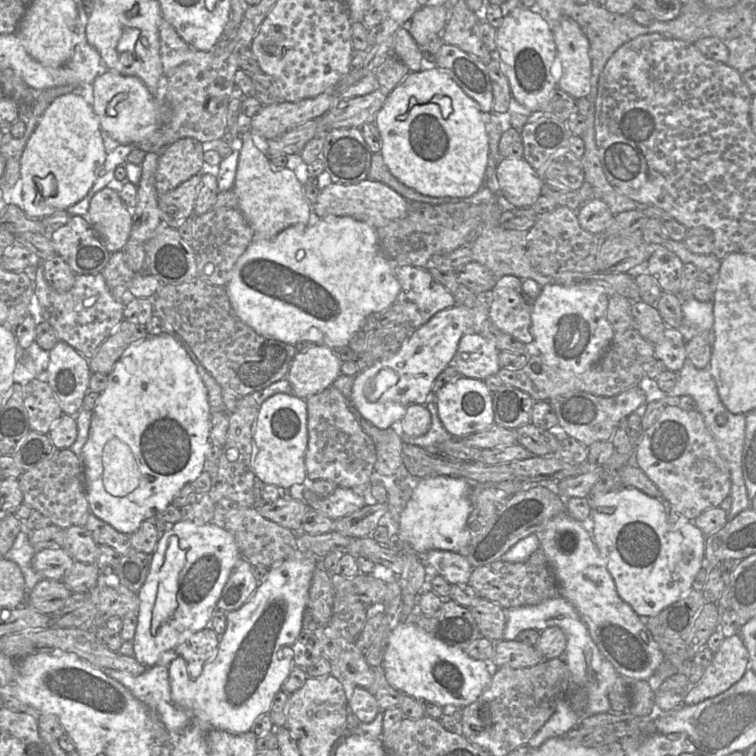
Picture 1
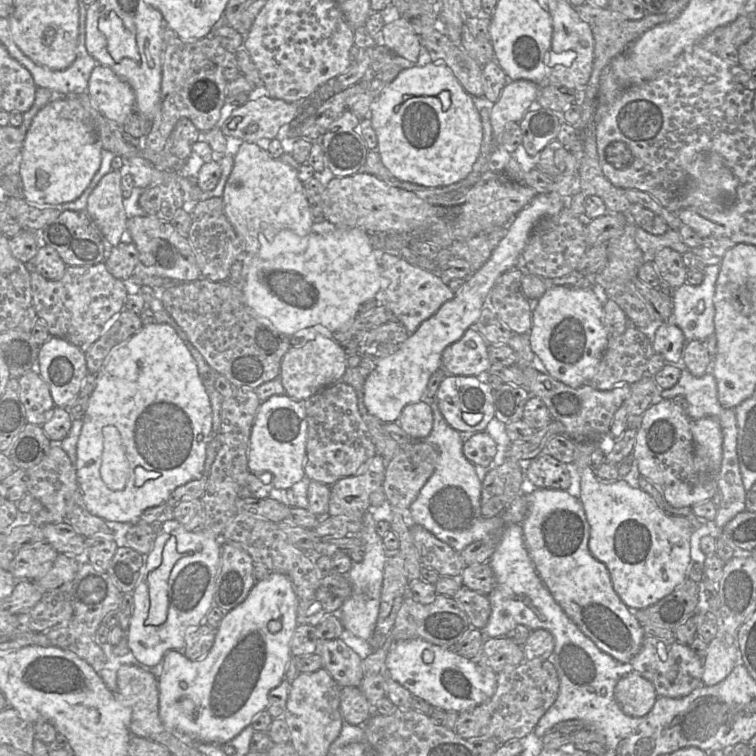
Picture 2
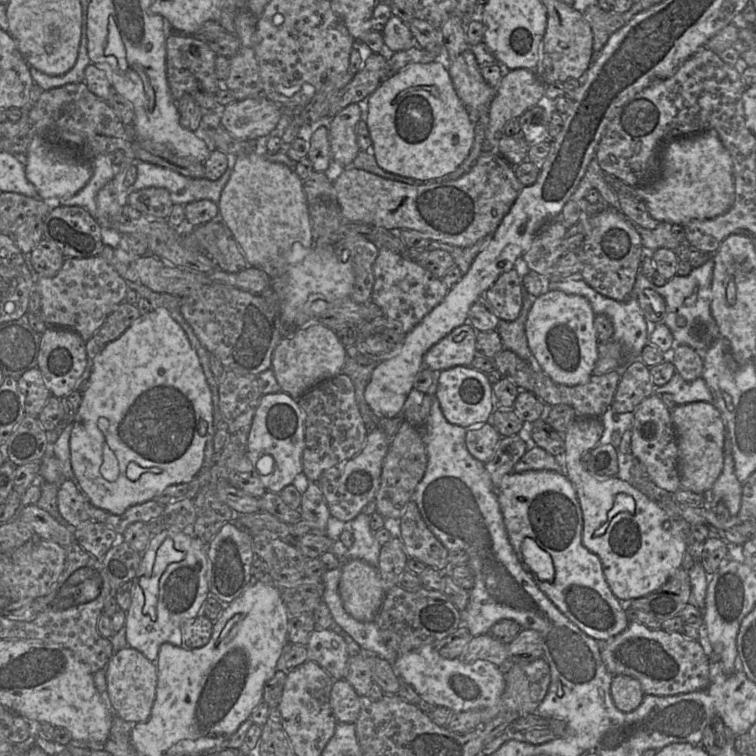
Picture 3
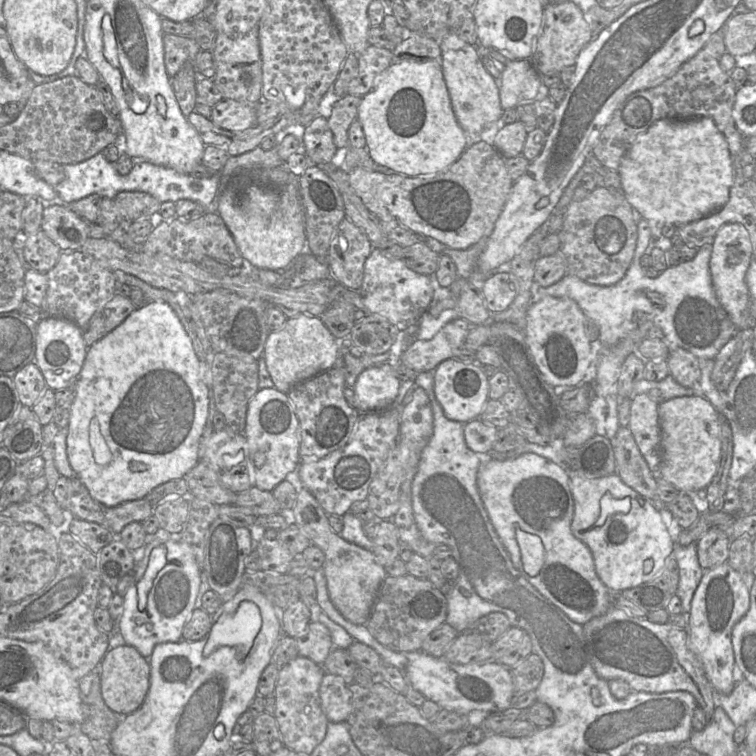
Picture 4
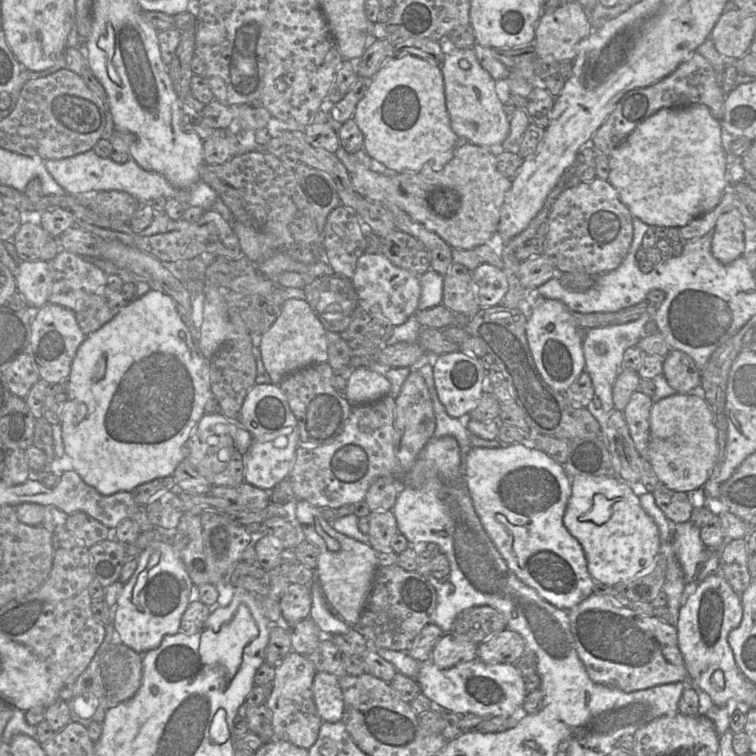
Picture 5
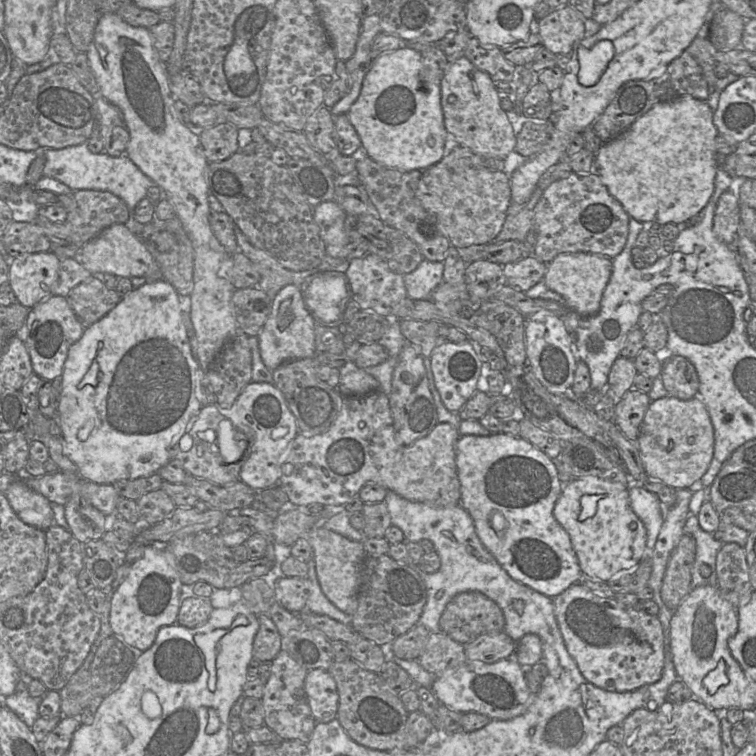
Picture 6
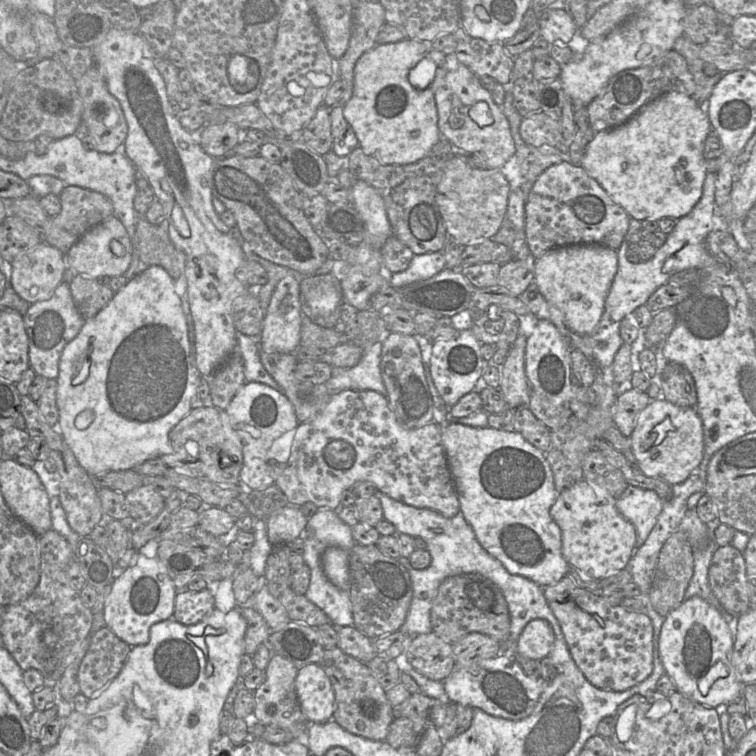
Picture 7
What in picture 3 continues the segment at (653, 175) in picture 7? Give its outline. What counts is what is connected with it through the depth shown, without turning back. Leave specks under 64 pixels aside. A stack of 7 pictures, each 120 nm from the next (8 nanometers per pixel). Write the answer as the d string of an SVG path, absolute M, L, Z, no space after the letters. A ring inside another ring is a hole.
M714 129L667 141L659 152L659 172L655 179L649 184L632 187L636 188L636 198L643 201L652 218L672 225L723 215L733 206L735 200L732 160Z

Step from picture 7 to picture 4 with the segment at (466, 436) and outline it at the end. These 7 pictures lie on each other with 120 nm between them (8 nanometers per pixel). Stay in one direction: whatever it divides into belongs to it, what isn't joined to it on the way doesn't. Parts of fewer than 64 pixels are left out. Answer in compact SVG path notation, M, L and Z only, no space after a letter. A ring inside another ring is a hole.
M524 453L514 459L484 461L478 471L477 486L488 517L509 553L514 567L543 596L557 606L570 620L584 625L605 614L611 607L608 588L595 569L590 549L571 530L574 501L567 468L534 453Z

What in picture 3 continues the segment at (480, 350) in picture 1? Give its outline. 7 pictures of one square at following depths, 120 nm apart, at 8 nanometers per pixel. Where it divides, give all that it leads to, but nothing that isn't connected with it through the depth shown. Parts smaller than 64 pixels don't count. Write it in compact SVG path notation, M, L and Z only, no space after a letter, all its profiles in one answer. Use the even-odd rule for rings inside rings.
M469 323L453 329L425 353L424 366L435 372L455 366L471 367L476 354L476 333Z

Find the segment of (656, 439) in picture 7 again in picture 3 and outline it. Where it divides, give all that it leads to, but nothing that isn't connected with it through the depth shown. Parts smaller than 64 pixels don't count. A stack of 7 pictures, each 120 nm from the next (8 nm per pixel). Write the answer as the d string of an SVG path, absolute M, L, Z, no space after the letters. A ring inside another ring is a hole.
M703 401L676 405L671 411L678 444L681 489L702 494L712 489L724 466L725 425L719 410Z

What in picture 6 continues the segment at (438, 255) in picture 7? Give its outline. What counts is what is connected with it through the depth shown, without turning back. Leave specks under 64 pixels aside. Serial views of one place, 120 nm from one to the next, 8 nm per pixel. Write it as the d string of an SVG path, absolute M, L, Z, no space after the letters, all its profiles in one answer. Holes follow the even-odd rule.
M423 259L418 267L403 275L407 297L428 300L432 292L443 282L444 262Z

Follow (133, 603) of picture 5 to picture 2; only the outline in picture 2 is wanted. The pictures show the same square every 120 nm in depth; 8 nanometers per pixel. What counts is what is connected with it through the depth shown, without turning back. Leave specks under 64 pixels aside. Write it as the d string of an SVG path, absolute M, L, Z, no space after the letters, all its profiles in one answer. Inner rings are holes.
M182 525L171 533L163 532L157 535L132 592L134 610L126 631L128 647L140 664L155 666L163 661L169 650L183 651L187 633L205 622L207 613L215 603L222 543L222 535L216 536L203 530L188 530Z

